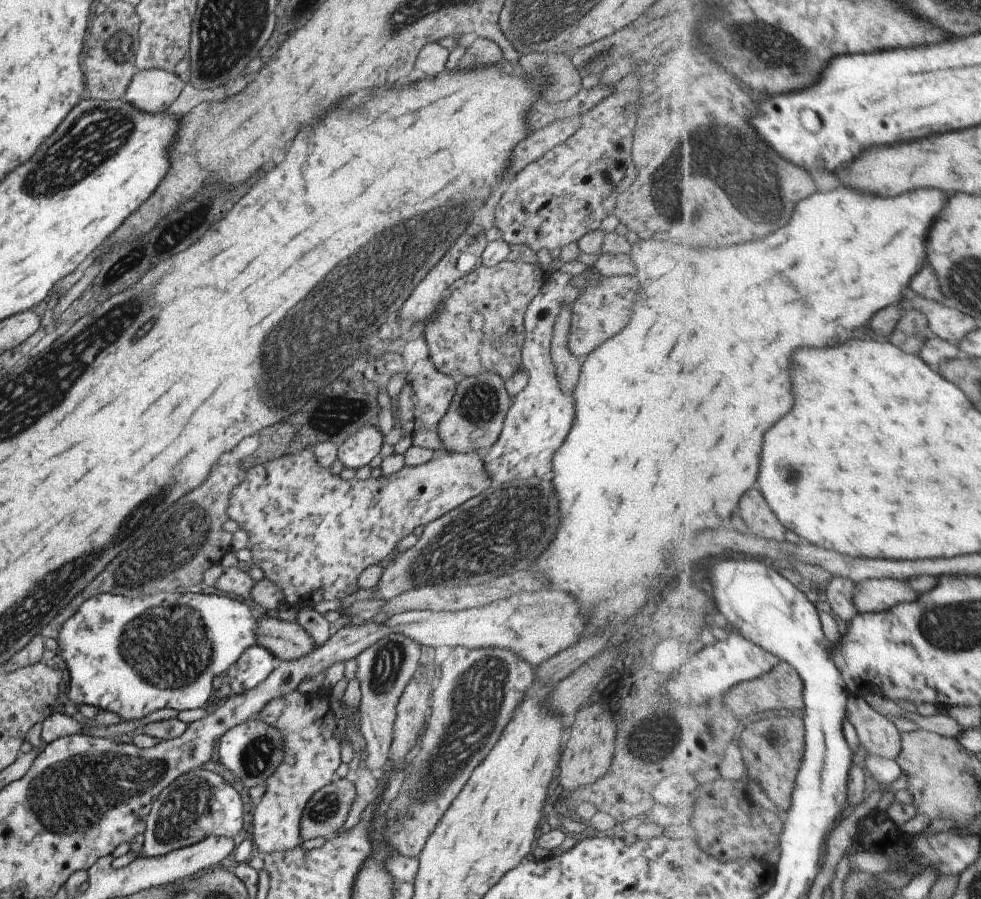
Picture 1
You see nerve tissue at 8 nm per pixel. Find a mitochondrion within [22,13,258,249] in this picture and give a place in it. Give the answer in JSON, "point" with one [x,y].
{"point":[118,49]}

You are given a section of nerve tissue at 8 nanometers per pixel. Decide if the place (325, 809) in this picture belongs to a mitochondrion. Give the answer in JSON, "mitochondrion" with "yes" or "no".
{"mitochondrion":"yes"}

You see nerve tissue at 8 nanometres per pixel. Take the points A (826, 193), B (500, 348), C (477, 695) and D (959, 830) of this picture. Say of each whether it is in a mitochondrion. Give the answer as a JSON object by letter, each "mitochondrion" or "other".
{"A":"other","B":"mitochondrion","C":"mitochondrion","D":"other"}

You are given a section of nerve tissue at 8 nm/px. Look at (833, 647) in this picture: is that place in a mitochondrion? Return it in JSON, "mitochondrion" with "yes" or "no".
{"mitochondrion":"no"}

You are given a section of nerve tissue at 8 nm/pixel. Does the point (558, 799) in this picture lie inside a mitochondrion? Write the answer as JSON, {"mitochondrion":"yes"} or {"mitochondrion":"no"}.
{"mitochondrion":"no"}

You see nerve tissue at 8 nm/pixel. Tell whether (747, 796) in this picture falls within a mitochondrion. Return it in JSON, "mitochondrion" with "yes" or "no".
{"mitochondrion":"no"}

